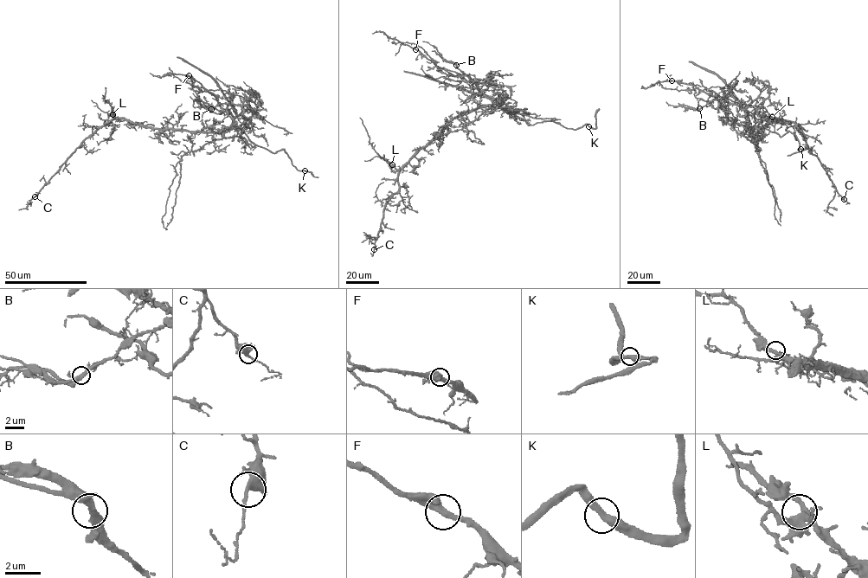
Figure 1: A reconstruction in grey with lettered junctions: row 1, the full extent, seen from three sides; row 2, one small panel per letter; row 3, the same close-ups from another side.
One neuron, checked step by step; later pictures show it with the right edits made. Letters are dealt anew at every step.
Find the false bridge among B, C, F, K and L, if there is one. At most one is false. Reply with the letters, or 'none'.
B

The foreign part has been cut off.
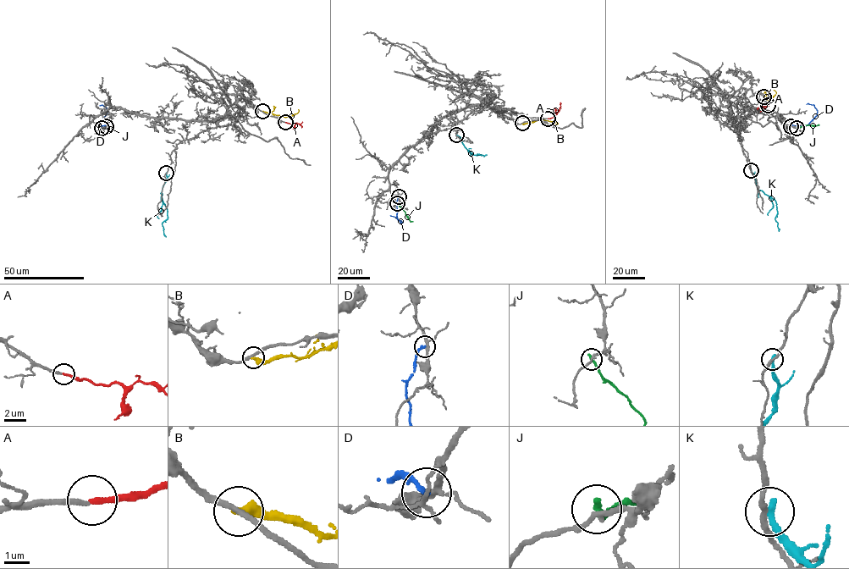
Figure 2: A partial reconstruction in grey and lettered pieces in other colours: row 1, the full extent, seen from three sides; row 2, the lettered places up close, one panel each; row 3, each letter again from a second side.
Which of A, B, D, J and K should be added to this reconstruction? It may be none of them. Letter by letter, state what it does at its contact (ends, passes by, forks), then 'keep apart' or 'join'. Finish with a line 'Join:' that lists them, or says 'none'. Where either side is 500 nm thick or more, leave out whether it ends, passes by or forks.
A: it ends; join
B: it ends; keep apart
D: it ends; keep apart
J: it ends; keep apart
K: it ends; keep apart
Join: A

